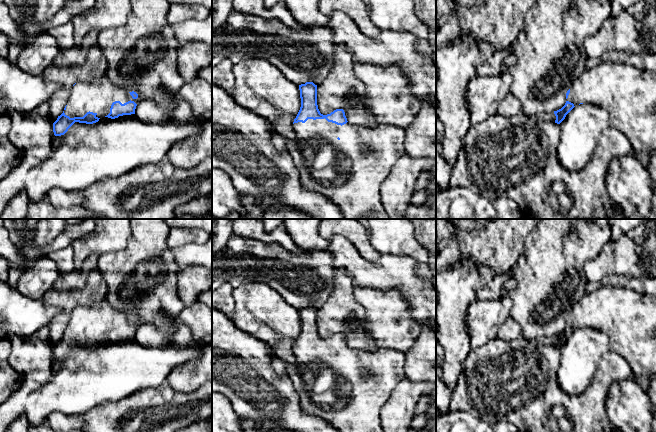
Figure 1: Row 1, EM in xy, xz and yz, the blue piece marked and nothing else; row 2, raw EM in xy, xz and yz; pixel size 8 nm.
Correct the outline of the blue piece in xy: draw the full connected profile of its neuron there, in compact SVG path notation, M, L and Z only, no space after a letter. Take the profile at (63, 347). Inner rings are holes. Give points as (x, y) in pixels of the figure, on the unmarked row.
M106 299L91 306L79 305L72 311L63 337L53 347L54 359L64 359L75 346L93 348L103 341L135 338L139 326L136 316L115 310Z

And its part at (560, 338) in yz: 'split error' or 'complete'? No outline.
split error

